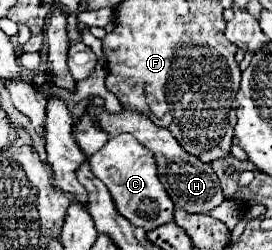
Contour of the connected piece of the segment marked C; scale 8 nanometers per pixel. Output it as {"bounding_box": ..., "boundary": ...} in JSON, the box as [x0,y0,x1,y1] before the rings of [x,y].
{"bounding_box":[89,133,173,231],"boundary":[[[123,133],[111,137],[93,157],[89,157],[89,167],[95,177],[99,177],[117,205],[117,211],[131,221],[135,227],[143,227],[145,231],[157,229],[173,219],[173,201],[169,199],[167,191],[163,189],[157,177],[157,165],[153,153],[145,149],[137,139]]]}

